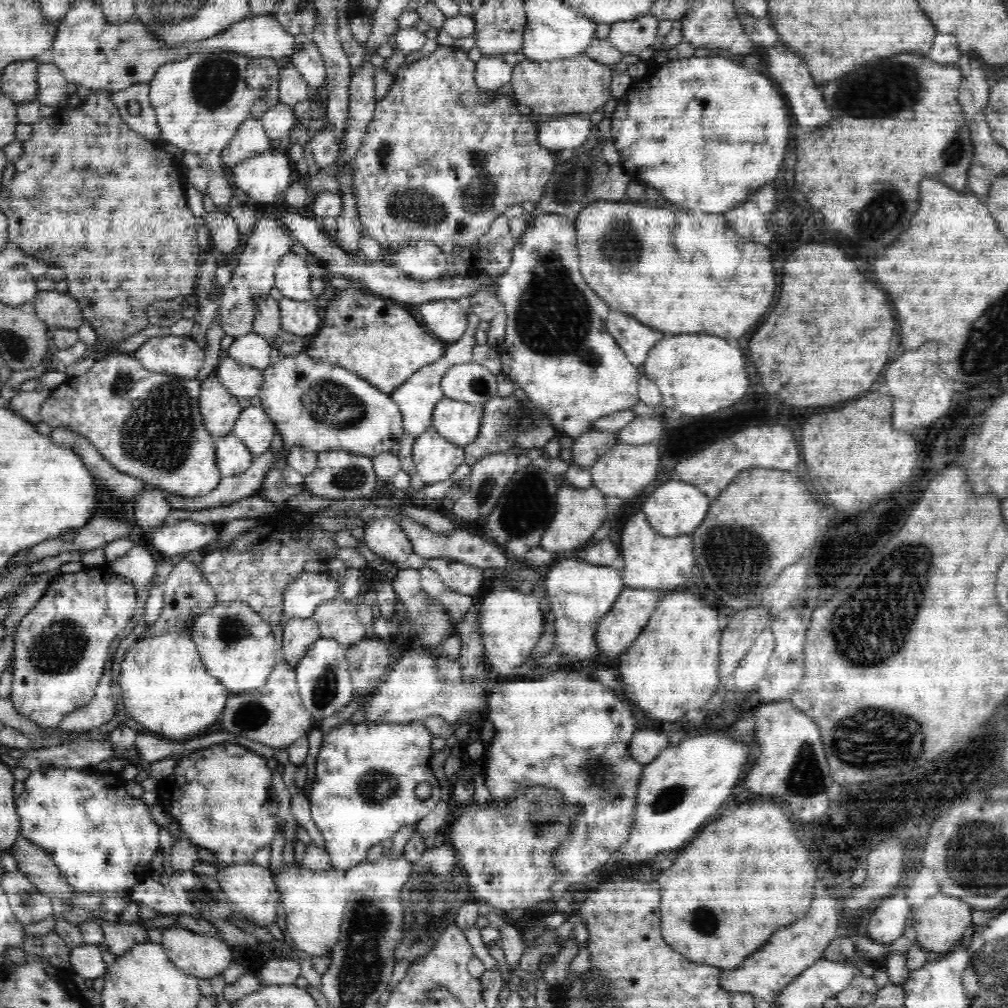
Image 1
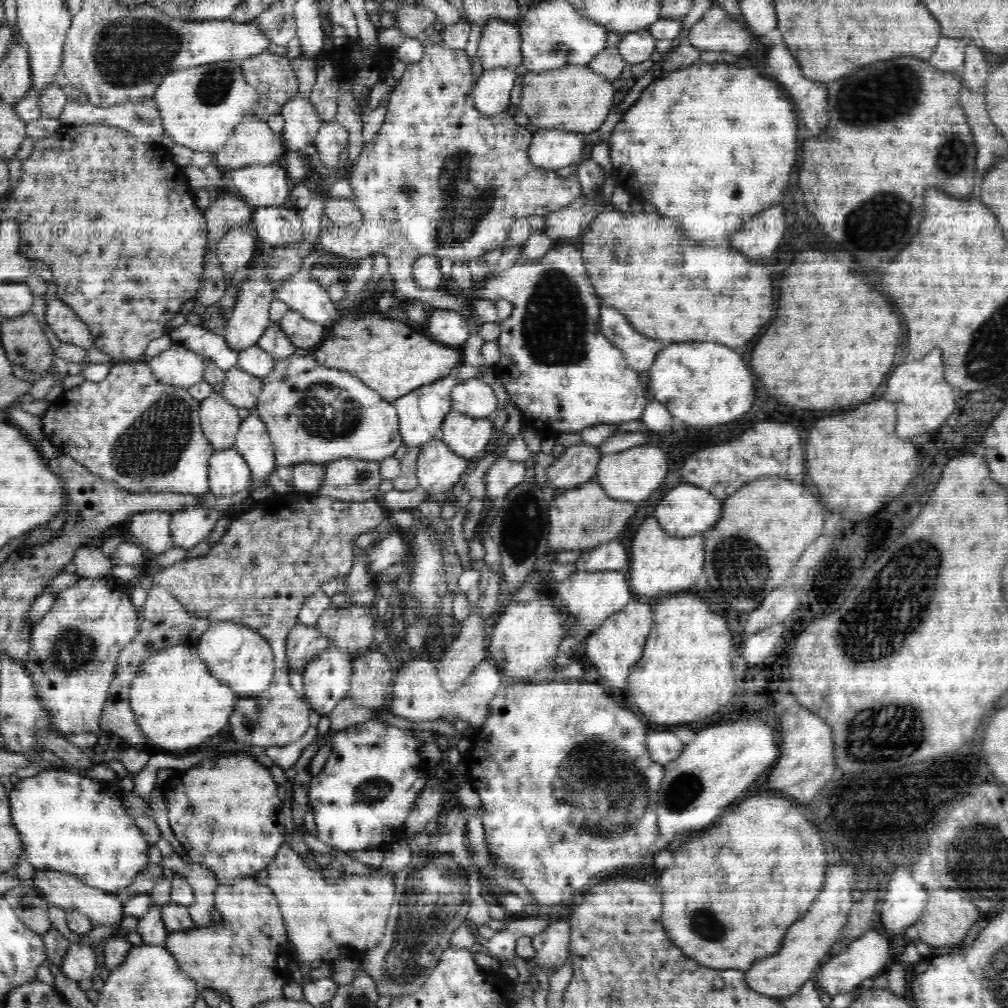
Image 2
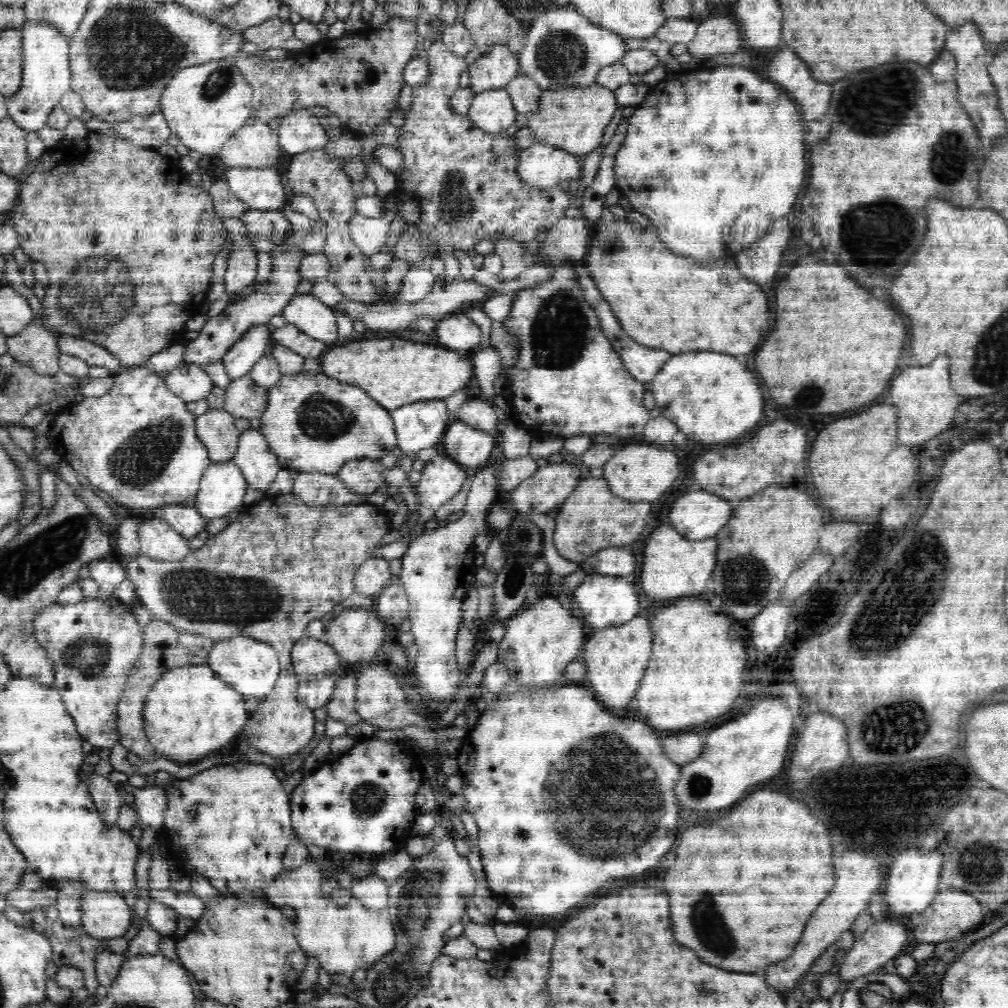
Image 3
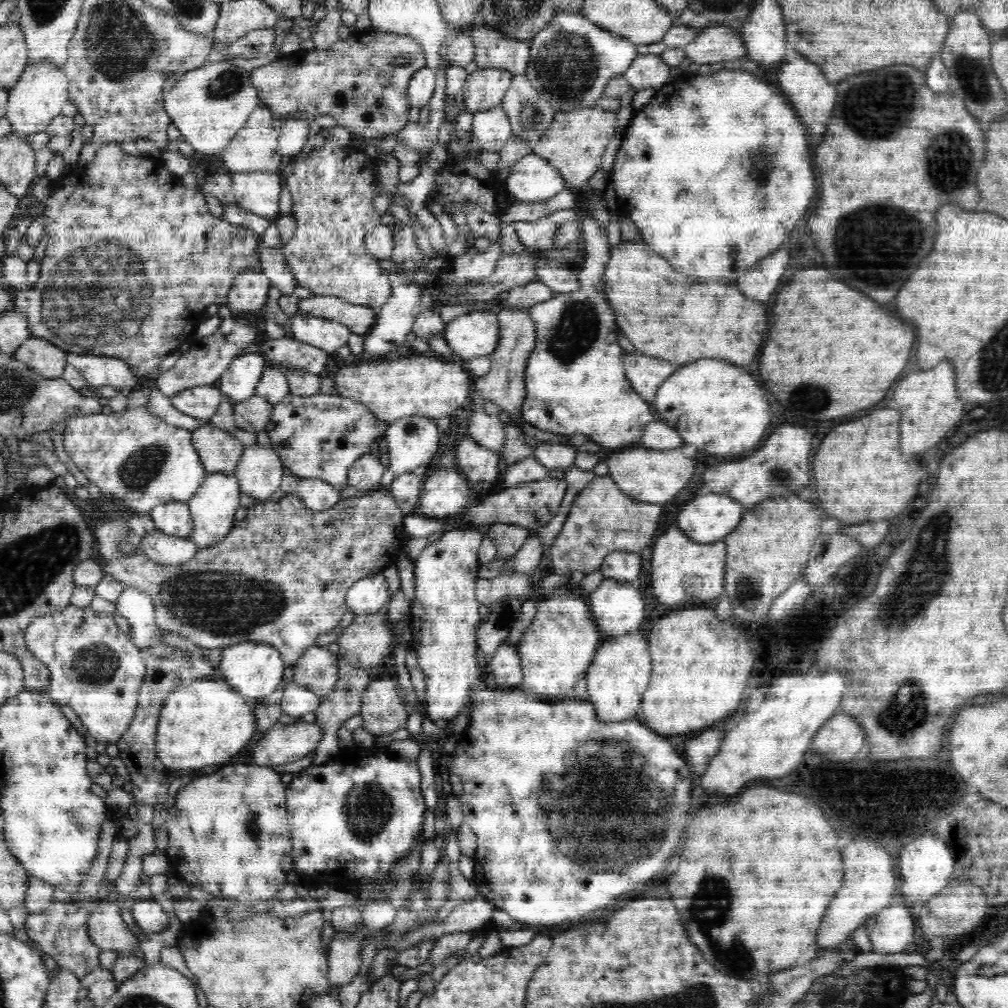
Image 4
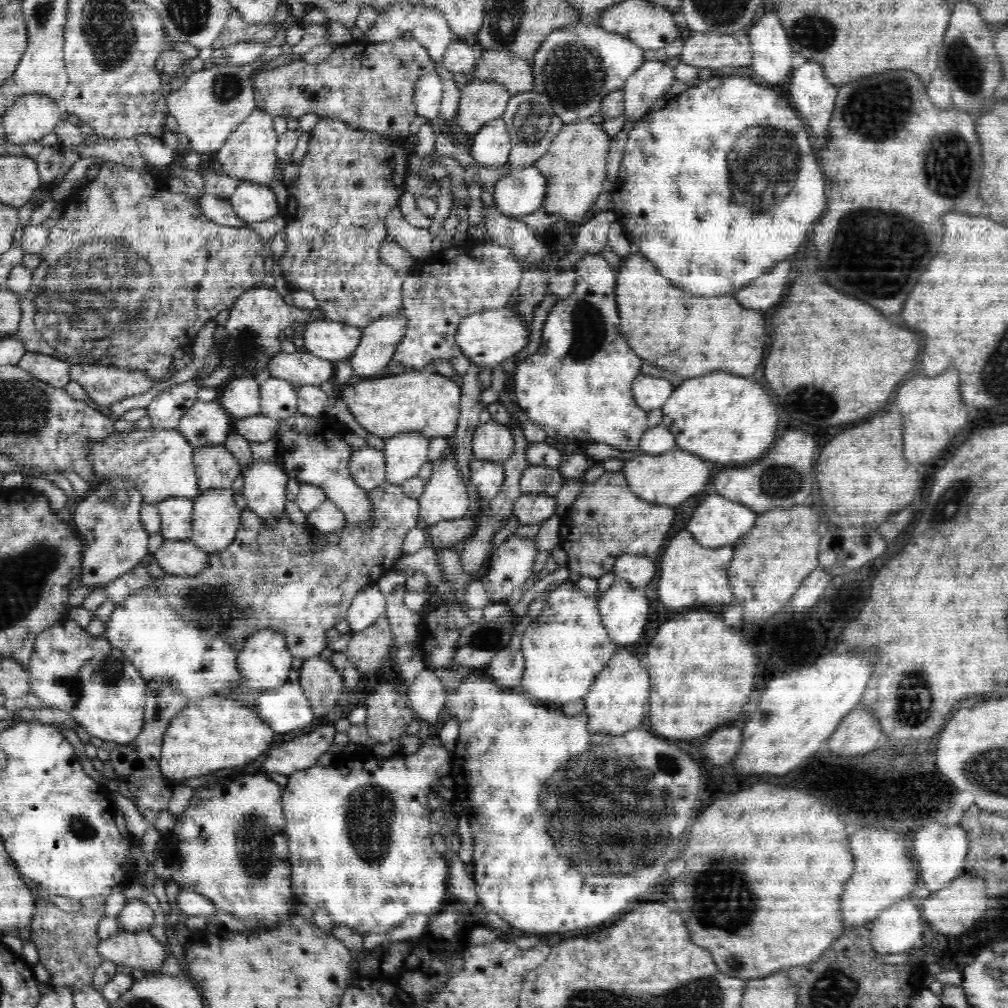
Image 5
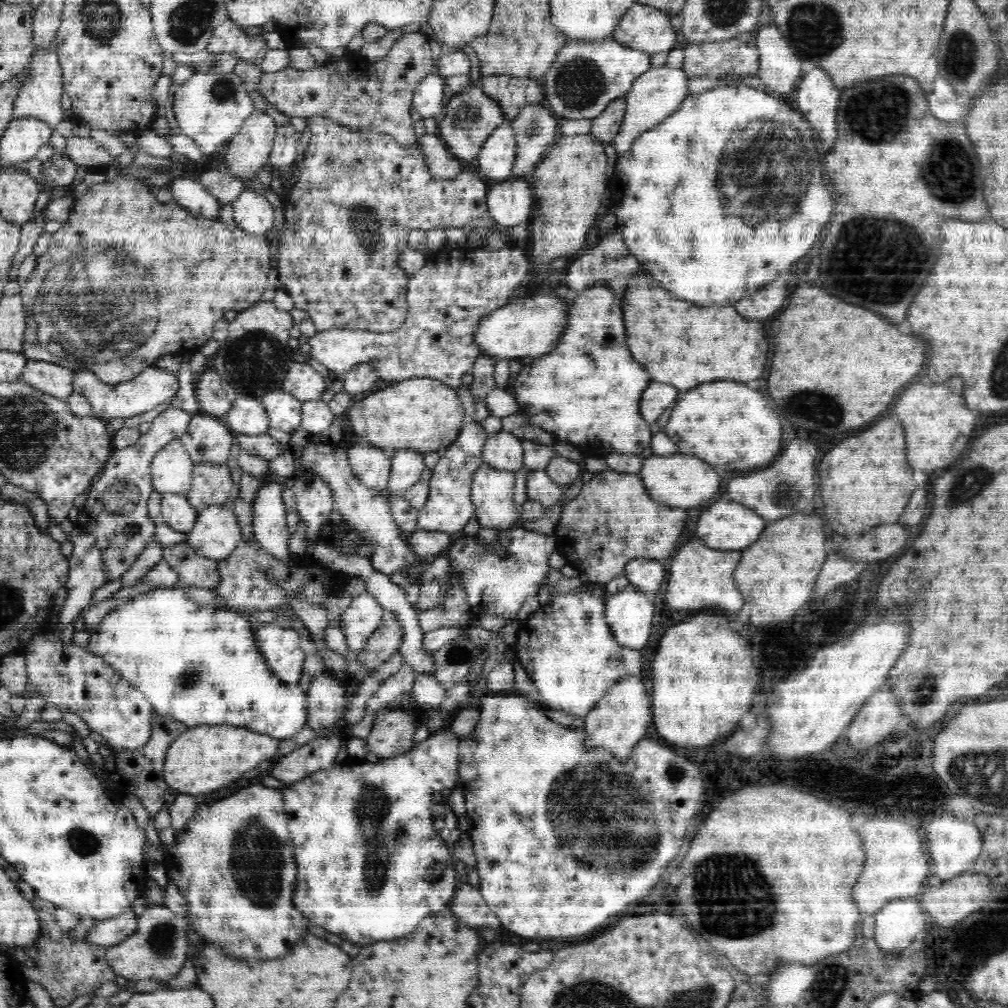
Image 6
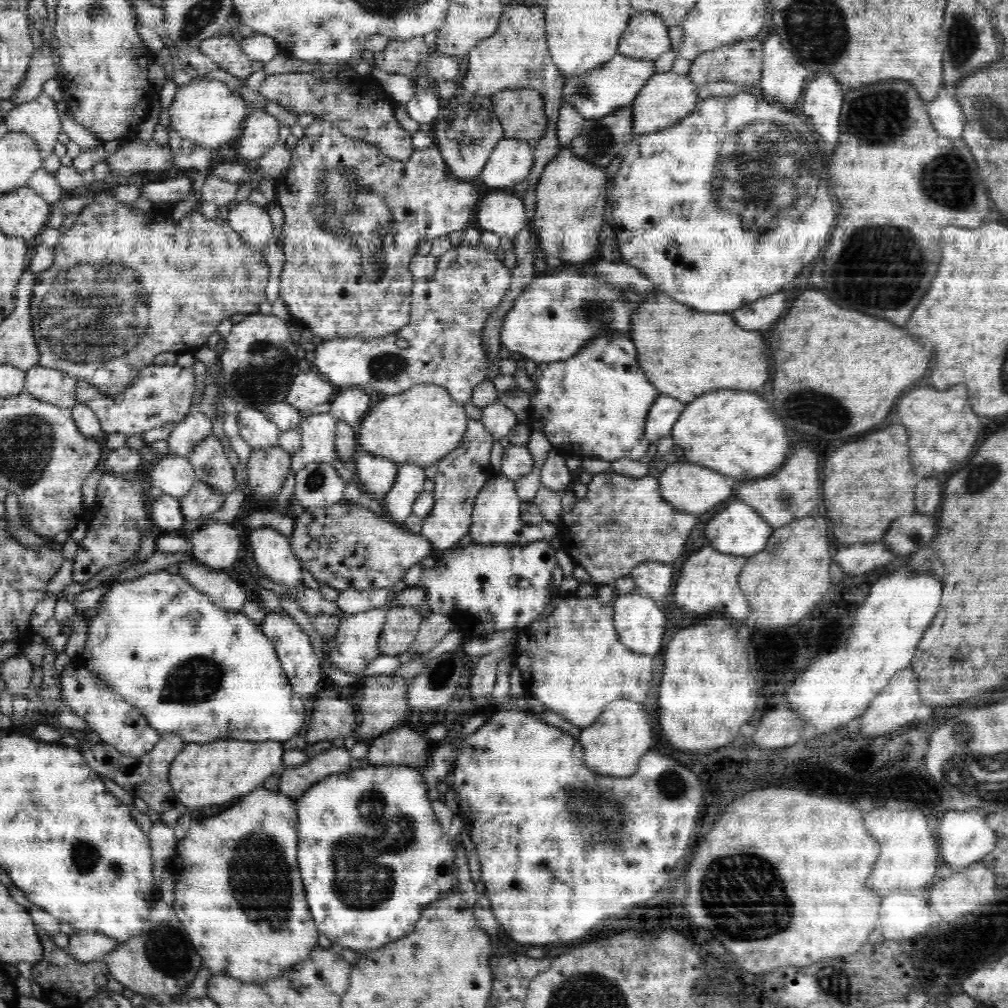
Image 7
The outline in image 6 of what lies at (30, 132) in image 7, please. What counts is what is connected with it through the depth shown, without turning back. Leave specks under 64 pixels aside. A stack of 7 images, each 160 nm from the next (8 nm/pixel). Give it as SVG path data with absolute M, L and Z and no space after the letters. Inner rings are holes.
M55 48L50 51L34 52L27 68L26 80L20 84L16 102L12 112L14 119L16 118L37 118L48 123L48 126L56 130L58 123L63 120L62 114L65 110L62 109L62 91L63 88L63 72L61 71L60 61L56 55Z

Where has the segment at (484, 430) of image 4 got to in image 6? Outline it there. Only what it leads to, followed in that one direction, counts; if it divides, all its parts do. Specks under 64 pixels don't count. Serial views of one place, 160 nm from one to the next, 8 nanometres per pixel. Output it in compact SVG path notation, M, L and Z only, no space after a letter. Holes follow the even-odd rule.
M500 431L490 434L482 448L484 463L500 471L521 471L525 467L522 440Z

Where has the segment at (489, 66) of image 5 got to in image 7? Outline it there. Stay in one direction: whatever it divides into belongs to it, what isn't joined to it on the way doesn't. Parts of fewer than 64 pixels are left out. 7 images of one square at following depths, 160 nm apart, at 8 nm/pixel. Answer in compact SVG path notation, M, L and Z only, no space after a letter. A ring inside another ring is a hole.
M530 88L500 90L491 96L495 115L503 128L503 138L523 140L526 143L536 142L544 137L546 122L545 102L543 96Z

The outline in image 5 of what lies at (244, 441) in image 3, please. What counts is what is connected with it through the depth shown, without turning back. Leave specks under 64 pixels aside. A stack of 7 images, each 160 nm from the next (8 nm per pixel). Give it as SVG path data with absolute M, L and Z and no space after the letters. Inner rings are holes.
M279 461L257 463L242 470L238 485L245 496L246 508L255 512L270 527L282 516L286 506L286 484L290 478Z

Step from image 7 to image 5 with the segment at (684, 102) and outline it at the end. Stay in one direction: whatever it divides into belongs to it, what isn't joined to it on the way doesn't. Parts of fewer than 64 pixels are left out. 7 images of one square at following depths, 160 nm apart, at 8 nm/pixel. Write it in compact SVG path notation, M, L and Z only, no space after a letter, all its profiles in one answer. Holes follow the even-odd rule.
M646 60L633 72L624 85L624 118L632 122L640 122L644 116L650 113L652 104L661 97L668 97L679 88L674 67L660 60Z

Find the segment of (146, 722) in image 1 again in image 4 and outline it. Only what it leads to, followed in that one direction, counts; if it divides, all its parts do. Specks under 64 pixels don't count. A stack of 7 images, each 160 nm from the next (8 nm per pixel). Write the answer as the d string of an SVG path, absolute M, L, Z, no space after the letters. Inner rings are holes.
M203 677L192 684L180 684L164 698L154 748L169 772L230 762L236 754L253 746L259 737L253 713L255 702L218 679Z

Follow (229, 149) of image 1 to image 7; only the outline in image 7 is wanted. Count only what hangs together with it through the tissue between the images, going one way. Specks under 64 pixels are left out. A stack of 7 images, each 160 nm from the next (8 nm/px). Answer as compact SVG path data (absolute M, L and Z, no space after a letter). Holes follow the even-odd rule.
M251 110L243 122L238 140L240 156L254 164L278 140L278 120L265 110Z

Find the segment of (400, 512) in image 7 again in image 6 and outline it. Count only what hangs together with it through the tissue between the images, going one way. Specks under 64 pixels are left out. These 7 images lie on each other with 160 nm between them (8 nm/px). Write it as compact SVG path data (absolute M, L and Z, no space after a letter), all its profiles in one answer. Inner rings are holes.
M400 448L391 453L391 456L391 474L385 492L396 494L412 488L427 467L424 464L424 453L418 453L416 450Z

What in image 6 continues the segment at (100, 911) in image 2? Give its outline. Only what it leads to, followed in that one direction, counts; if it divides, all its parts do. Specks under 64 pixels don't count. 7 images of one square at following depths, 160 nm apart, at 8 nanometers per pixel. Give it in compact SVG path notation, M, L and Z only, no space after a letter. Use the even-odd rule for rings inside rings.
M147 904L144 916L138 917L137 929L127 940L108 947L106 962L108 966L127 980L154 980L164 984L172 980L182 970L182 966L188 960L188 939L186 930L186 918L172 913L166 906Z

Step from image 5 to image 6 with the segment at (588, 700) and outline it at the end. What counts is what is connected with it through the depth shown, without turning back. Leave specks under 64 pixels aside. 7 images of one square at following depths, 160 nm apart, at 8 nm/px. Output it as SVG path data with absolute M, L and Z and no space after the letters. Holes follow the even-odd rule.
M624 676L608 688L606 694L594 704L590 714L585 716L586 744L590 744L592 748L610 750L612 756L624 762L632 754L632 748L646 736L646 730L650 724L652 724L650 702L646 698L642 680Z

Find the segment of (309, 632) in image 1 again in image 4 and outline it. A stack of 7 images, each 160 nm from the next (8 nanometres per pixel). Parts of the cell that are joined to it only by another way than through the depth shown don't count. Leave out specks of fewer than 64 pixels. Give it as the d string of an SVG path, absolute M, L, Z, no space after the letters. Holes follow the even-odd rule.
M312 645L294 665L294 682L315 692L320 699L330 694L339 678L339 655L323 645Z

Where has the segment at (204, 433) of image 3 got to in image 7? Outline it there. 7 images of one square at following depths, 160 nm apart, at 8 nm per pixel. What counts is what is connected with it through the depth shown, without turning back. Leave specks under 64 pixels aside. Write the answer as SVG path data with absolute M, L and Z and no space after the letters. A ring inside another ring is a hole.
M197 481L190 492L180 498L181 509L189 527L193 528L210 521L210 515L222 508L226 496Z

